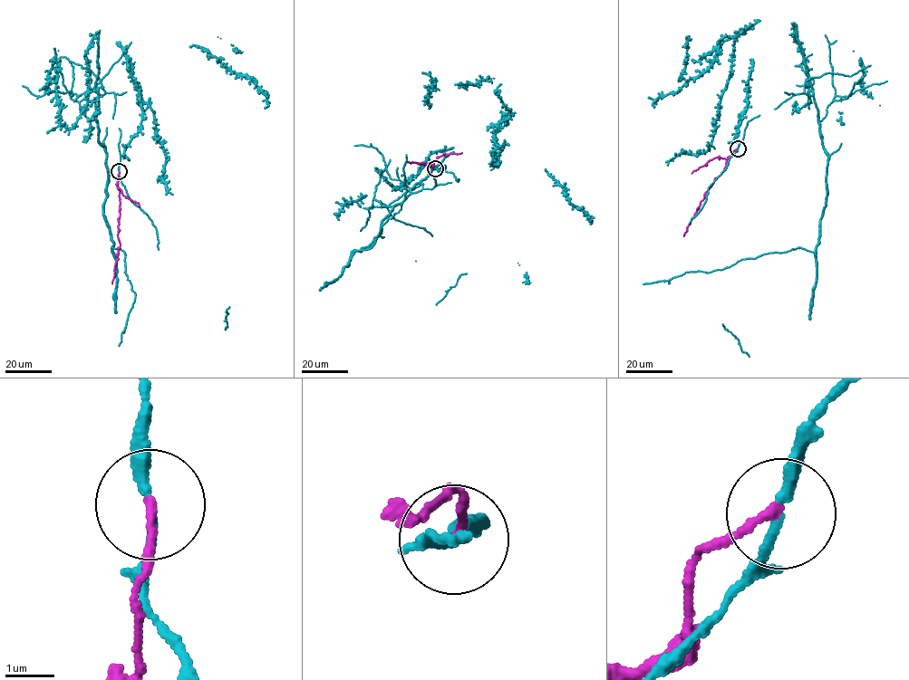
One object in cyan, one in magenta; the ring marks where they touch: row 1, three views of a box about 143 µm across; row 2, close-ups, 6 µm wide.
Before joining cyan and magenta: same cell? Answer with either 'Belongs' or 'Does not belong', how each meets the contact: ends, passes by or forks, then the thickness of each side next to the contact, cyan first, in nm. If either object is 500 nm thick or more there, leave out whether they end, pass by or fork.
Does not belong. At the ring cyan passes by. At the ring magenta ends. Thickness 180 nm (cyan) against 180 nm

